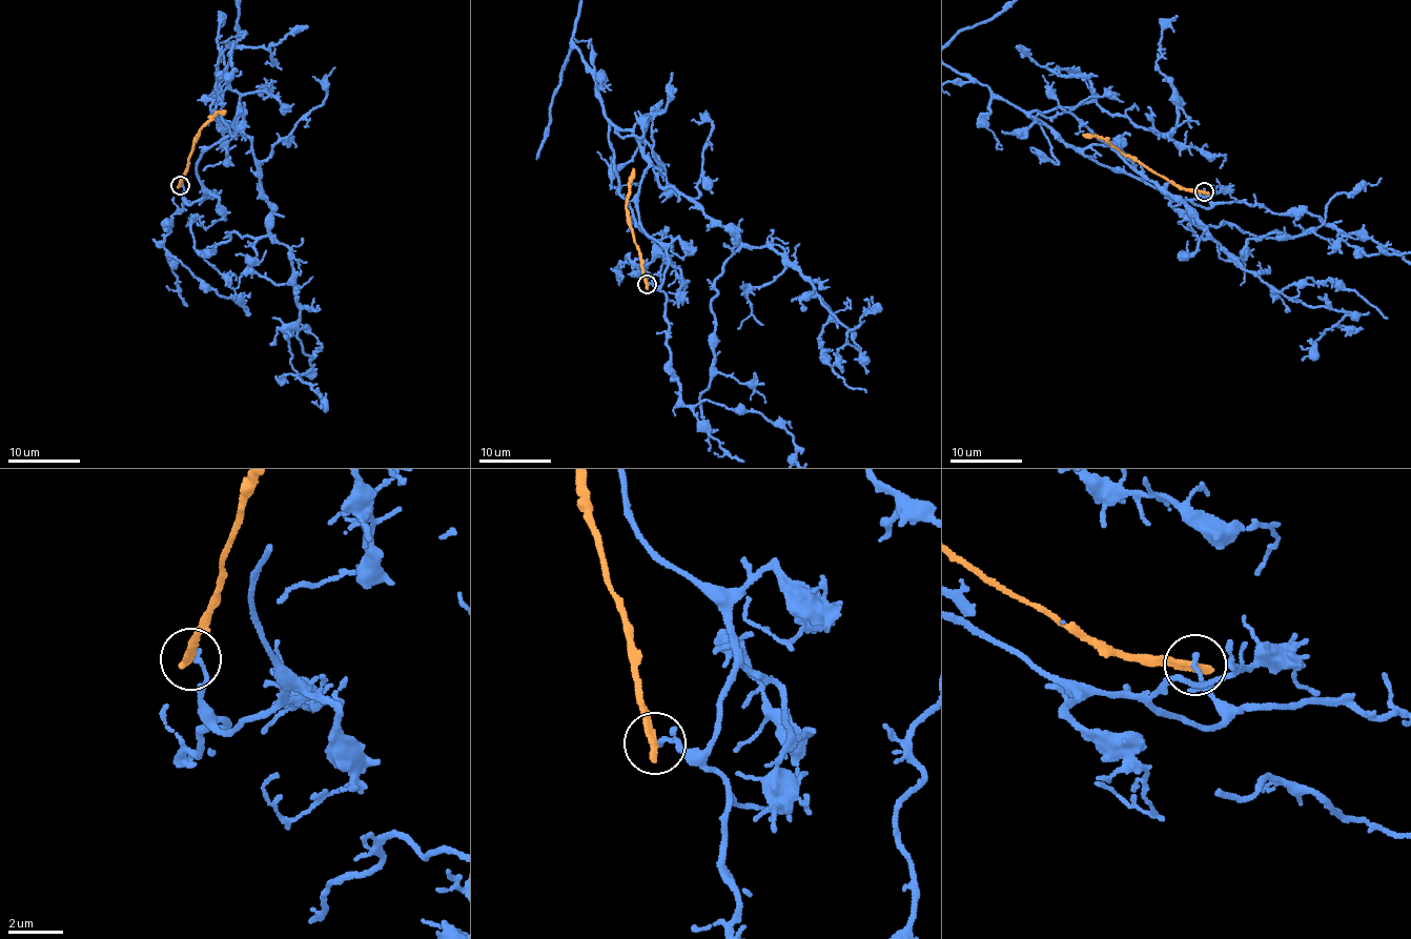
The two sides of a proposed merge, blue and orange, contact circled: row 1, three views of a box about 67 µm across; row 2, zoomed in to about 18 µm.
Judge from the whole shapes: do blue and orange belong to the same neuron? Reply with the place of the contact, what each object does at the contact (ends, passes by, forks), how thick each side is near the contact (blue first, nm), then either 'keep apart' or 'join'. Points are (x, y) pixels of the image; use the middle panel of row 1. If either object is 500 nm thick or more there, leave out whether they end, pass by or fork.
place (647, 284); blue ends; orange ends; calibres 170 and 360 nm; keep apart

